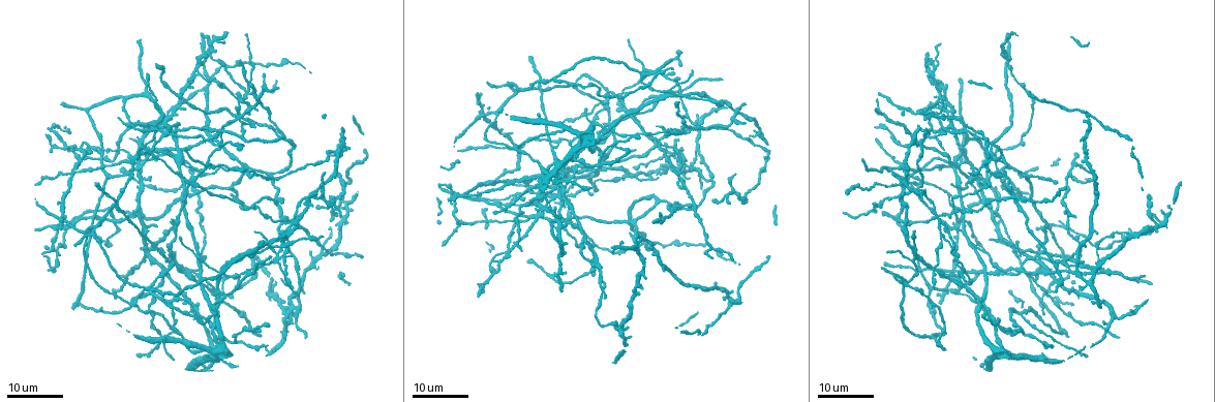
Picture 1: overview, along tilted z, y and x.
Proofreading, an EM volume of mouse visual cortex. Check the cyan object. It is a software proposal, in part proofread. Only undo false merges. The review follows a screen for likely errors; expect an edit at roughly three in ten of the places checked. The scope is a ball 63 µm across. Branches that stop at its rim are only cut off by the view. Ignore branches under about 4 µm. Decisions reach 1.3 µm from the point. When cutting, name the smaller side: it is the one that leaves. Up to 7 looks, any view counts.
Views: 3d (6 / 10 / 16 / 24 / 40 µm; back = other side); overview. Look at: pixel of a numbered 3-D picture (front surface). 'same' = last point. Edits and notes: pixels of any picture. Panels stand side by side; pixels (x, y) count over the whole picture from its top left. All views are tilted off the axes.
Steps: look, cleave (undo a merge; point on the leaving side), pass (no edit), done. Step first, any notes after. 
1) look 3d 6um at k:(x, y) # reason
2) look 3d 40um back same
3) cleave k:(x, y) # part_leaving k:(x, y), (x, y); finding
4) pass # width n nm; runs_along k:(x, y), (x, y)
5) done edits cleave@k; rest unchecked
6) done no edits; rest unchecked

look 3d 16um at 1:(148, 245) # three-way junction

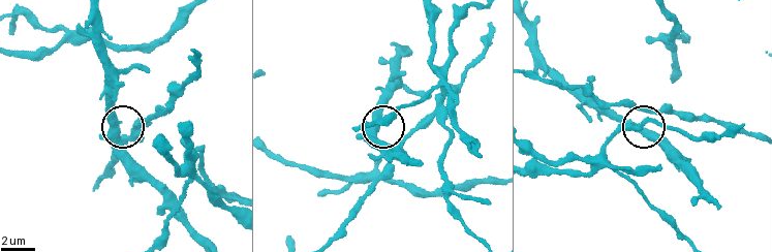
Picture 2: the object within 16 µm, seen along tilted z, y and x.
look 3d 6um at 2:(118, 122)

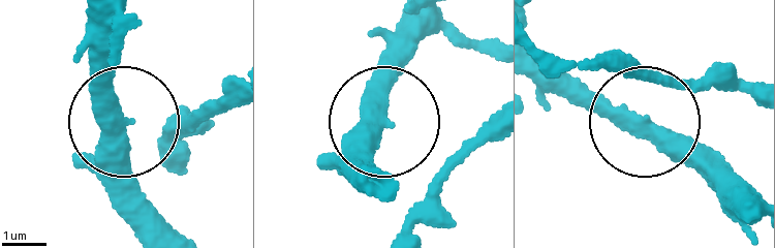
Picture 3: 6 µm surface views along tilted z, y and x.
pass # all the same neuron

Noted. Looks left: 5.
look 3d 24um at 1:(185, 207) # four arms meet

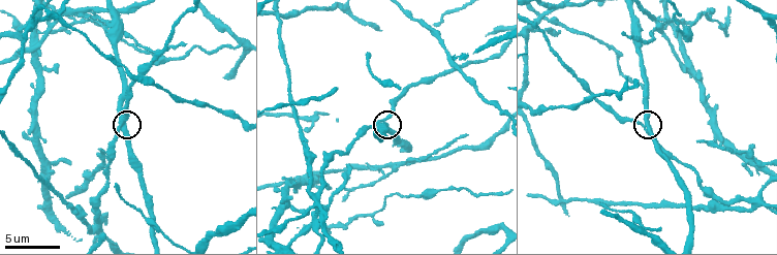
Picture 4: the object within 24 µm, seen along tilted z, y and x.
look 3d 10um at 4:(124, 126)

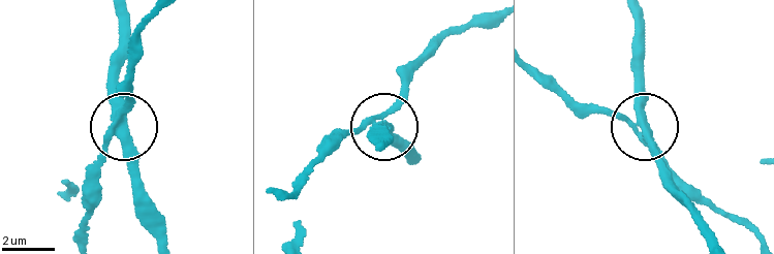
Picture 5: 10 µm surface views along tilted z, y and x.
pass # arms 4; runs_along 5:(661, 151), (644, 133), (663, 180); continuous, no second neuron

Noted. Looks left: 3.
look 3d 16um at 1:(221, 130) # a fork

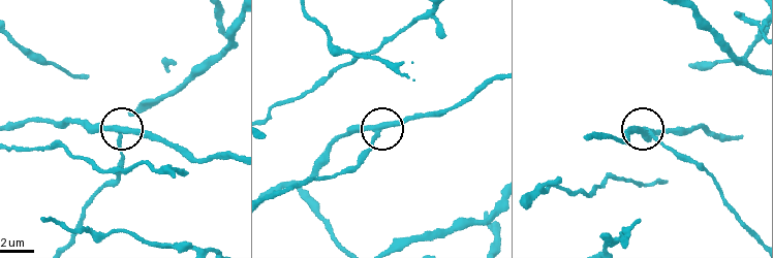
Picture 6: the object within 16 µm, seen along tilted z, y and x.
look 3d 10um at 6:(119, 129)

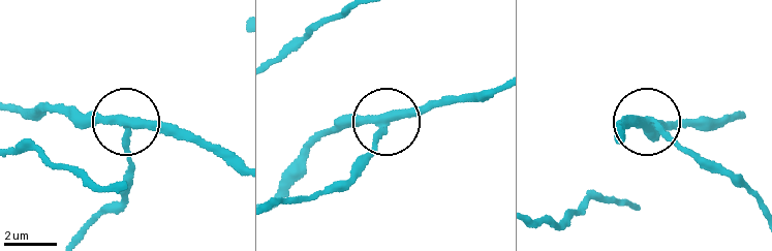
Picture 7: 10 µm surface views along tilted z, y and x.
look 3d 10um back at 7:(126, 121)

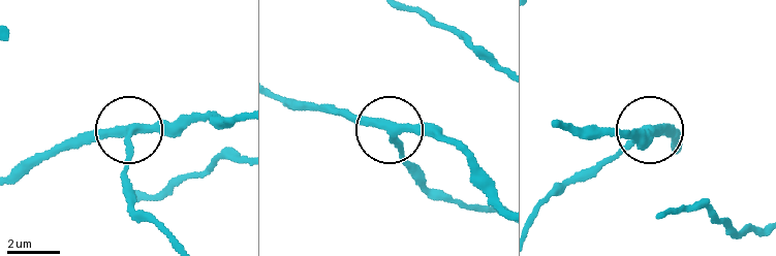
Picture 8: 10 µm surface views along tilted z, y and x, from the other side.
pass # runs_along 8:(166, 236), (134, 210), (124, 179), (124, 130), (70, 144); all the same neuron

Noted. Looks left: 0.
done no edits; rest unchecked

